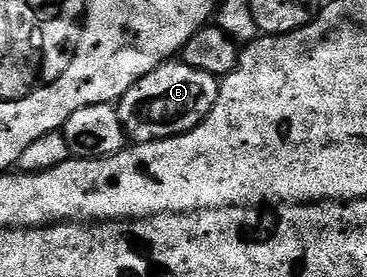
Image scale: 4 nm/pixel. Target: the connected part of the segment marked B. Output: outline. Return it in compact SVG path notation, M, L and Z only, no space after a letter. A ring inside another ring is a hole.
M179 59L158 65L119 98L117 108L123 129L135 143L160 141L189 133L213 111L219 98L220 84L220 78L184 65Z

